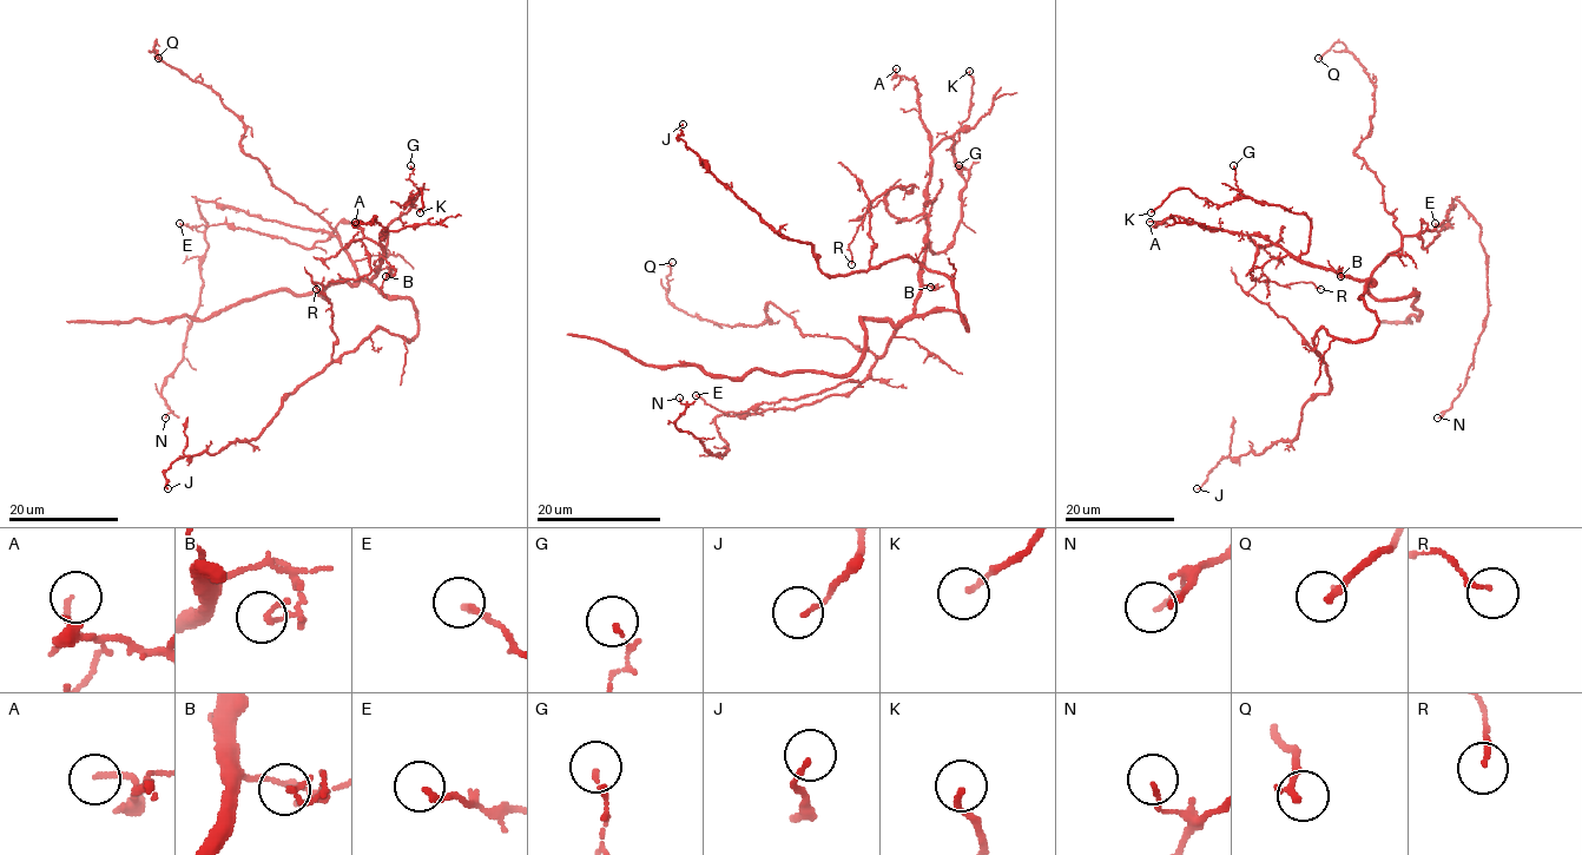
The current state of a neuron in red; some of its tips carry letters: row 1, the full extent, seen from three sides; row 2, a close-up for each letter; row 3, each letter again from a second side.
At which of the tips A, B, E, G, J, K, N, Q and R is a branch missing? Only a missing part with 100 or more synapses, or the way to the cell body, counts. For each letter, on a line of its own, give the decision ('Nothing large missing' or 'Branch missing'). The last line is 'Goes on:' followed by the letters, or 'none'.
A: Nothing large missing
B: Nothing large missing
E: Nothing large missing
G: Nothing large missing
J: Nothing large missing
K: Nothing large missing
N: Nothing large missing
Q: Nothing large missing
R: Nothing large missing
Goes on: none

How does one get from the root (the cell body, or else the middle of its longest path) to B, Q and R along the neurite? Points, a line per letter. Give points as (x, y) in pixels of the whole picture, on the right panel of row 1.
B: (1365, 285), (1364, 281), (1348, 277), (1339, 268), (1340, 276)
Q: (1365, 285), (1402, 242), (1385, 209), (1383, 185), (1353, 153), (1370, 127), (1375, 86), (1340, 41), (1318, 58)
R: (1365, 285), (1297, 261), (1278, 245), (1281, 238), (1263, 247), (1253, 239), (1252, 280), (1312, 282), (1320, 289)

